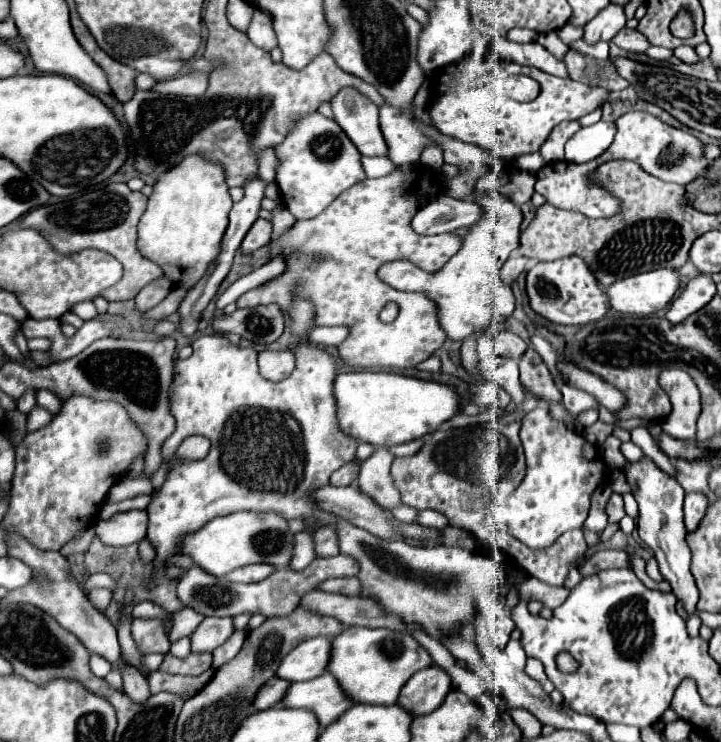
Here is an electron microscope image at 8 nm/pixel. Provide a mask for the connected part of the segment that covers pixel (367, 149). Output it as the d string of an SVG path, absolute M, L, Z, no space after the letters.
M345 87L331 99L331 109L335 121L361 155L387 155L387 143L377 123L379 107L373 101L365 99L359 91L353 91L353 87Z

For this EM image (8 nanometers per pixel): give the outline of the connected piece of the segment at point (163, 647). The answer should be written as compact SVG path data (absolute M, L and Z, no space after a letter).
M133 619L131 635L141 653L169 651L169 639L163 631L161 619Z

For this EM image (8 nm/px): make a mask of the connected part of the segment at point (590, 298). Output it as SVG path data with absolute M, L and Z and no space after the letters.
M563 257L549 263L537 263L525 275L525 291L529 297L529 307L557 325L585 325L603 319L609 311L607 295L599 287L597 279L589 267L579 257Z

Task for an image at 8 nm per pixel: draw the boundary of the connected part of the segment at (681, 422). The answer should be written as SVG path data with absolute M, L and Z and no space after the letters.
M681 369L661 371L659 385L669 395L673 405L671 415L661 423L663 431L673 435L673 439L695 439L695 421L701 413L697 385Z

